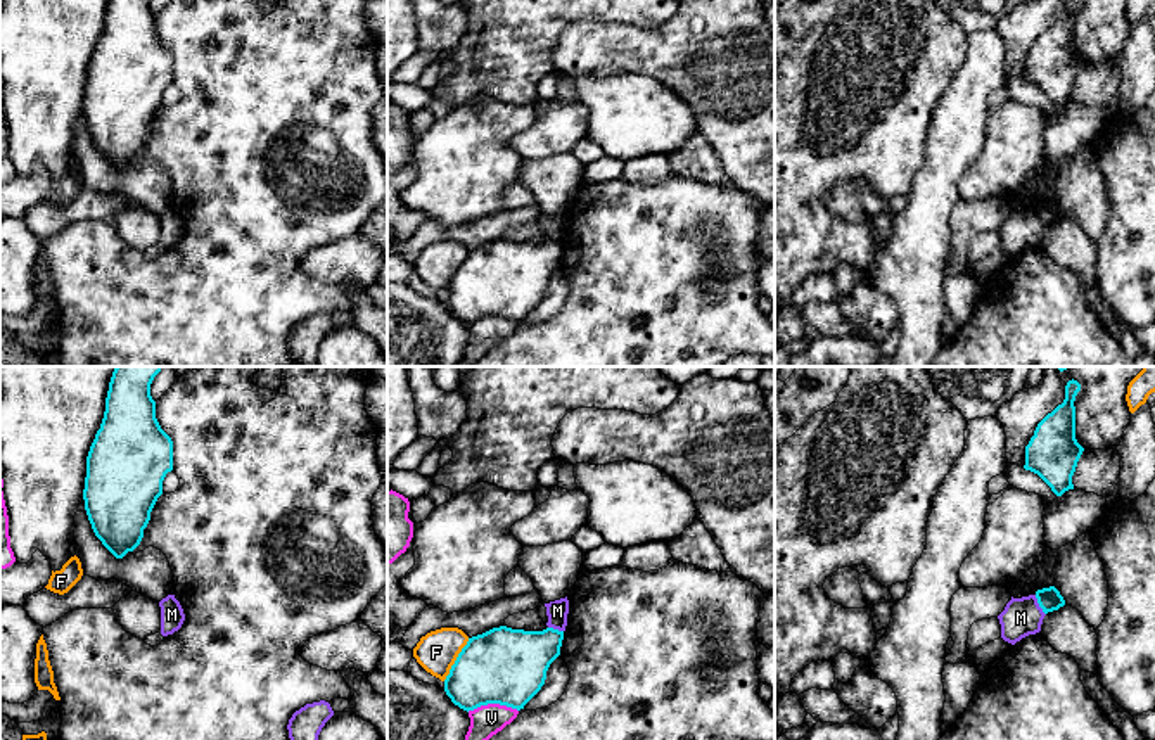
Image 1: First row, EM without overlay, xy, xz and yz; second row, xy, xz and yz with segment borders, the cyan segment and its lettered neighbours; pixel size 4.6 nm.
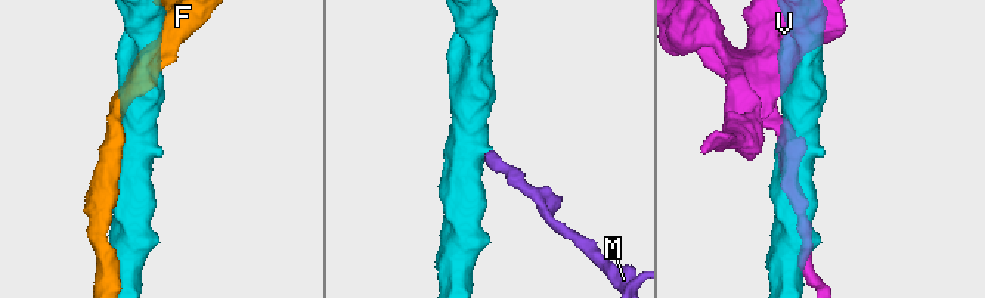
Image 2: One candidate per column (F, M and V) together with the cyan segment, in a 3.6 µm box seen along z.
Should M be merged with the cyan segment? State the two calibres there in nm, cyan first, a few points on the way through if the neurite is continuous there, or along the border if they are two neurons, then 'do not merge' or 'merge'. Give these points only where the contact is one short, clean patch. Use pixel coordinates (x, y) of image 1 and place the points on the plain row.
calibres 110 and 180 nm; border yz (1034, 208), (1045, 227); do not merge

